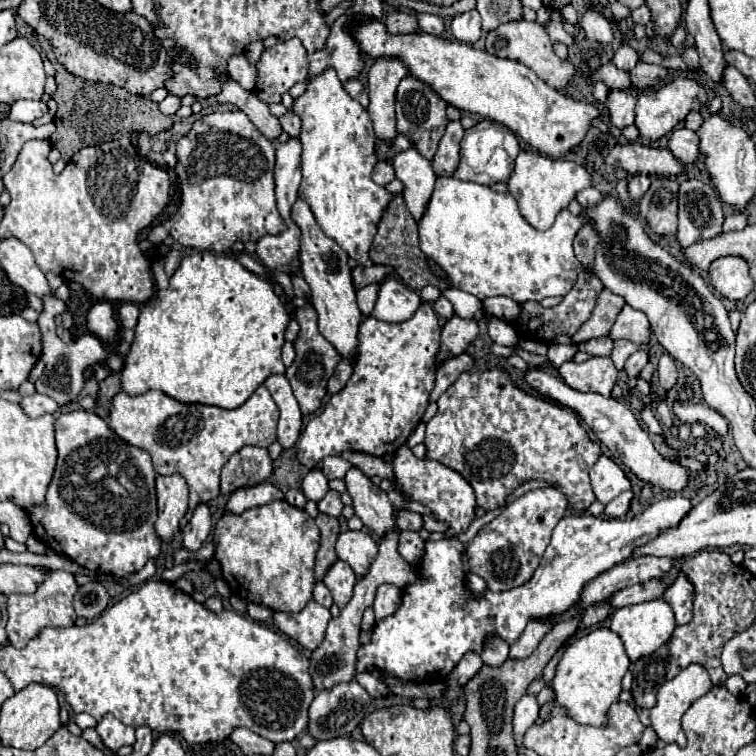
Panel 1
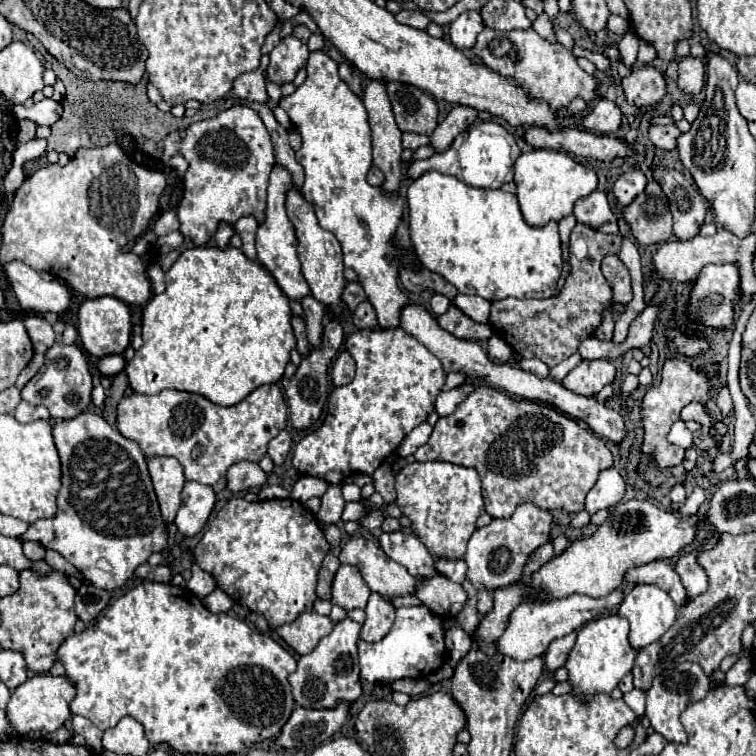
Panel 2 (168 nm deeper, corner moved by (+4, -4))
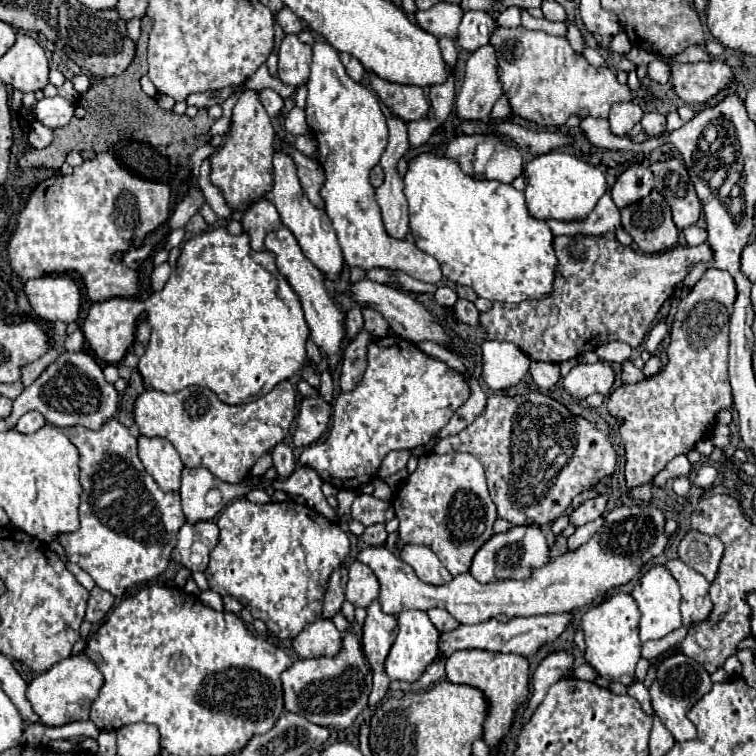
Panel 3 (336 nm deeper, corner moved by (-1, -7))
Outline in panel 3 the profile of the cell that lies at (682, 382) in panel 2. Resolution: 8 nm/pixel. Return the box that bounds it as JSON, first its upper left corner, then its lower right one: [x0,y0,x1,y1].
[606,268,736,488]

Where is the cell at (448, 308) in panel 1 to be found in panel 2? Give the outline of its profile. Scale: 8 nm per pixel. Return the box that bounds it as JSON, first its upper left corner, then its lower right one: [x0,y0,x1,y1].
[431,295,451,317]

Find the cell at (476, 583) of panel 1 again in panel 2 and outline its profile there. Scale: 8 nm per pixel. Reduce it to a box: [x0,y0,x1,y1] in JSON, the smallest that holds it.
[477,589,493,613]

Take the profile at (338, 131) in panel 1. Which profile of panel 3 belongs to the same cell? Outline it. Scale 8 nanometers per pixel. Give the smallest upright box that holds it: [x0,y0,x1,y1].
[306,42,442,282]

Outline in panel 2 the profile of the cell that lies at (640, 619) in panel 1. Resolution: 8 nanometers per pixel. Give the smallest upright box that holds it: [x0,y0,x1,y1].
[617,585,677,649]

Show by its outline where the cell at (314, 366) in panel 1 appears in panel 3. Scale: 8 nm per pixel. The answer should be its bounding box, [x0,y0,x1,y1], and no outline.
[294,396,330,446]

